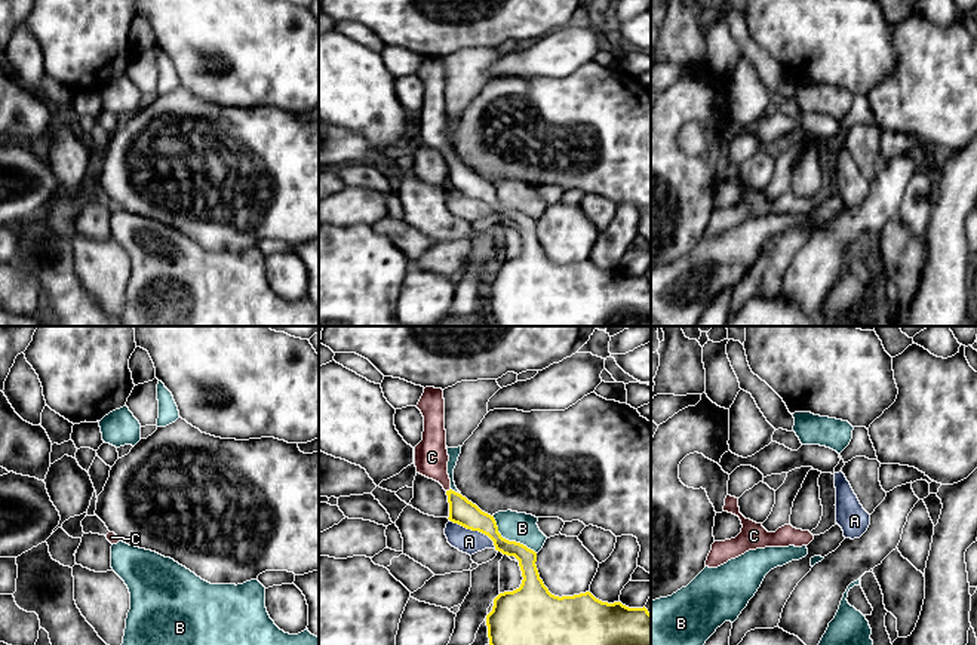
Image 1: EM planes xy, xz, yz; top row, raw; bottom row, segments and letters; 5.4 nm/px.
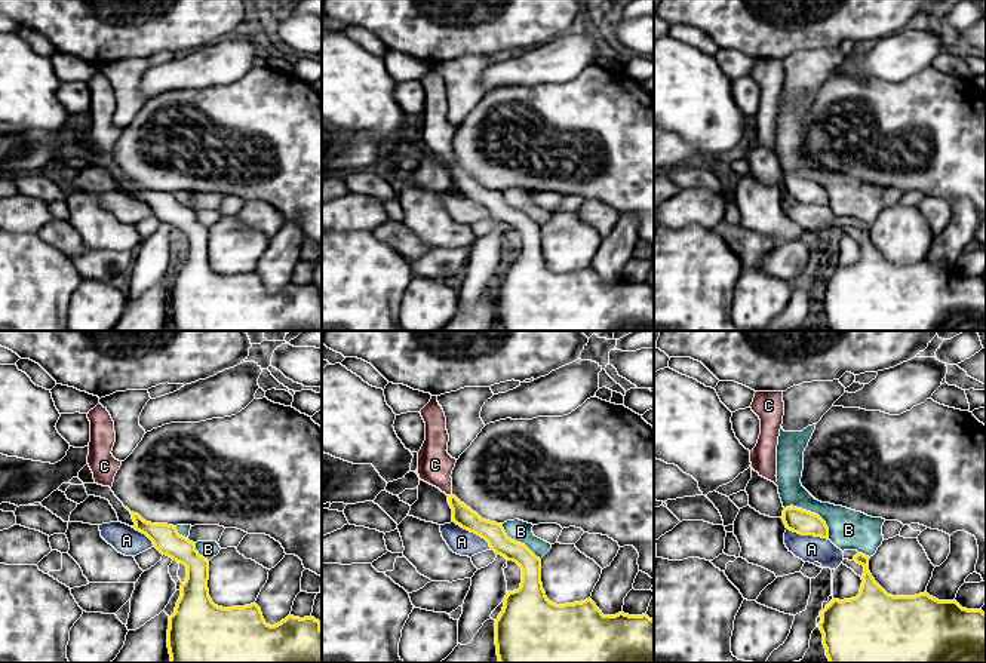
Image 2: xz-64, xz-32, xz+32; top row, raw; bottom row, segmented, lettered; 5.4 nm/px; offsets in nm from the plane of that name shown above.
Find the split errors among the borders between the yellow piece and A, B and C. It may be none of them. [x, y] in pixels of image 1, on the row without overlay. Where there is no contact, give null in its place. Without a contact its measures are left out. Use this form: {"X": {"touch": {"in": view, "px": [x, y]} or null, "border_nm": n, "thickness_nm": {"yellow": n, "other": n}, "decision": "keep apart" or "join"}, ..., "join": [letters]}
{"A": {"touch": {"in": "xz", "px": [476, 197]}, "border_nm": 320, "thickness_nm": {"yellow": 140, "other": 130}, "decision": "keep apart"}, "B": {"touch": {"in": "xz", "px": [507, 208]}, "border_nm": 320, "thickness_nm": {"yellow": 140, "other": 160}, "decision": "keep apart"}, "C": {"touch": {"in": "xz", "px": [449, 157]}, "border_nm": 30, "thickness_nm": {"yellow": 140, "other": 180}, "decision": "join"}, "join": ["C"]}

